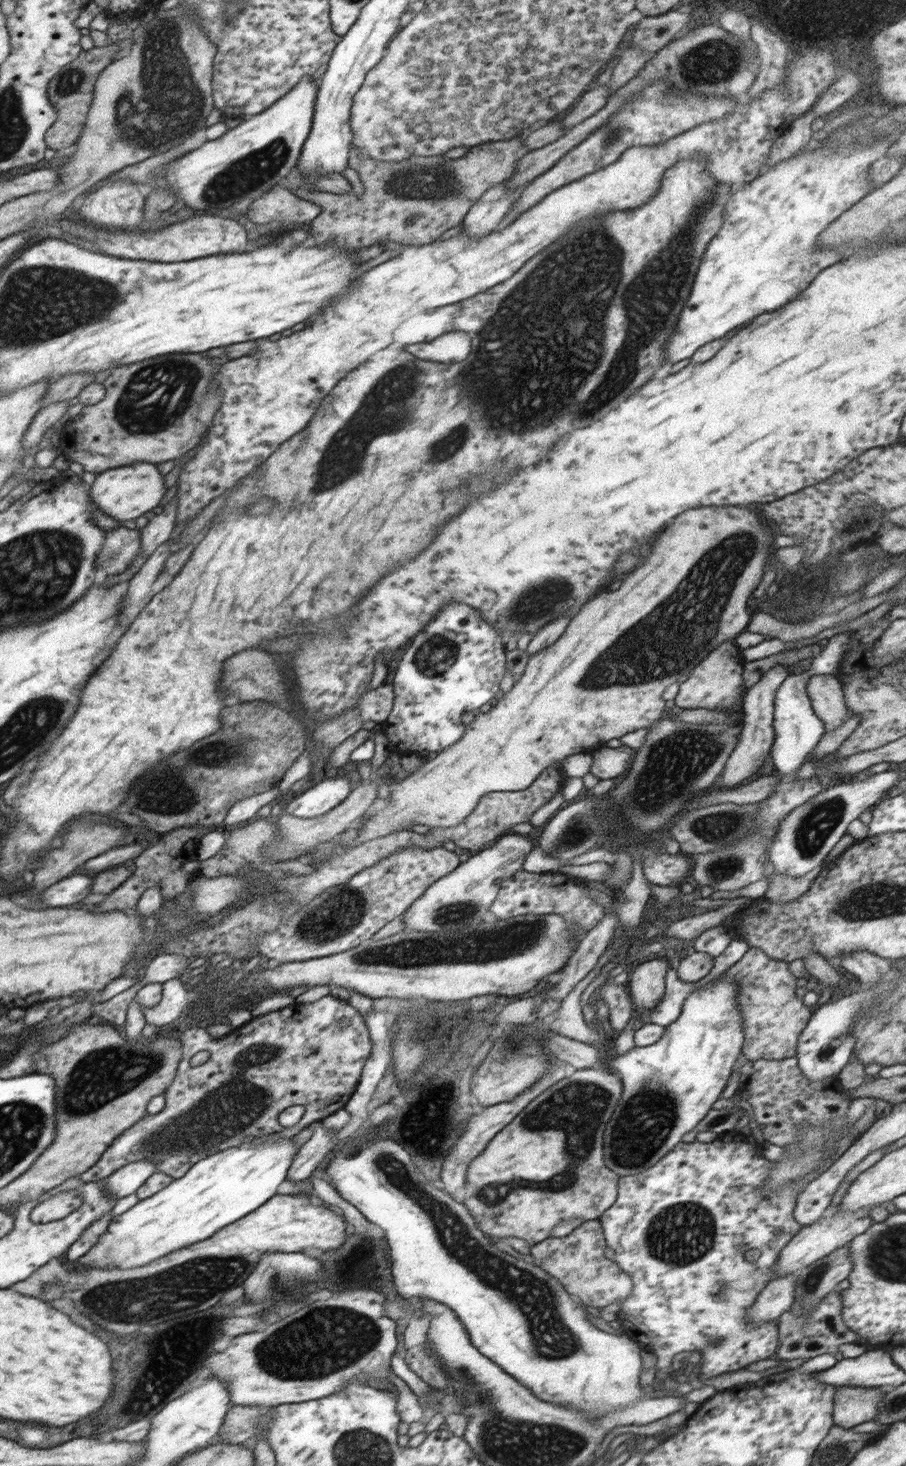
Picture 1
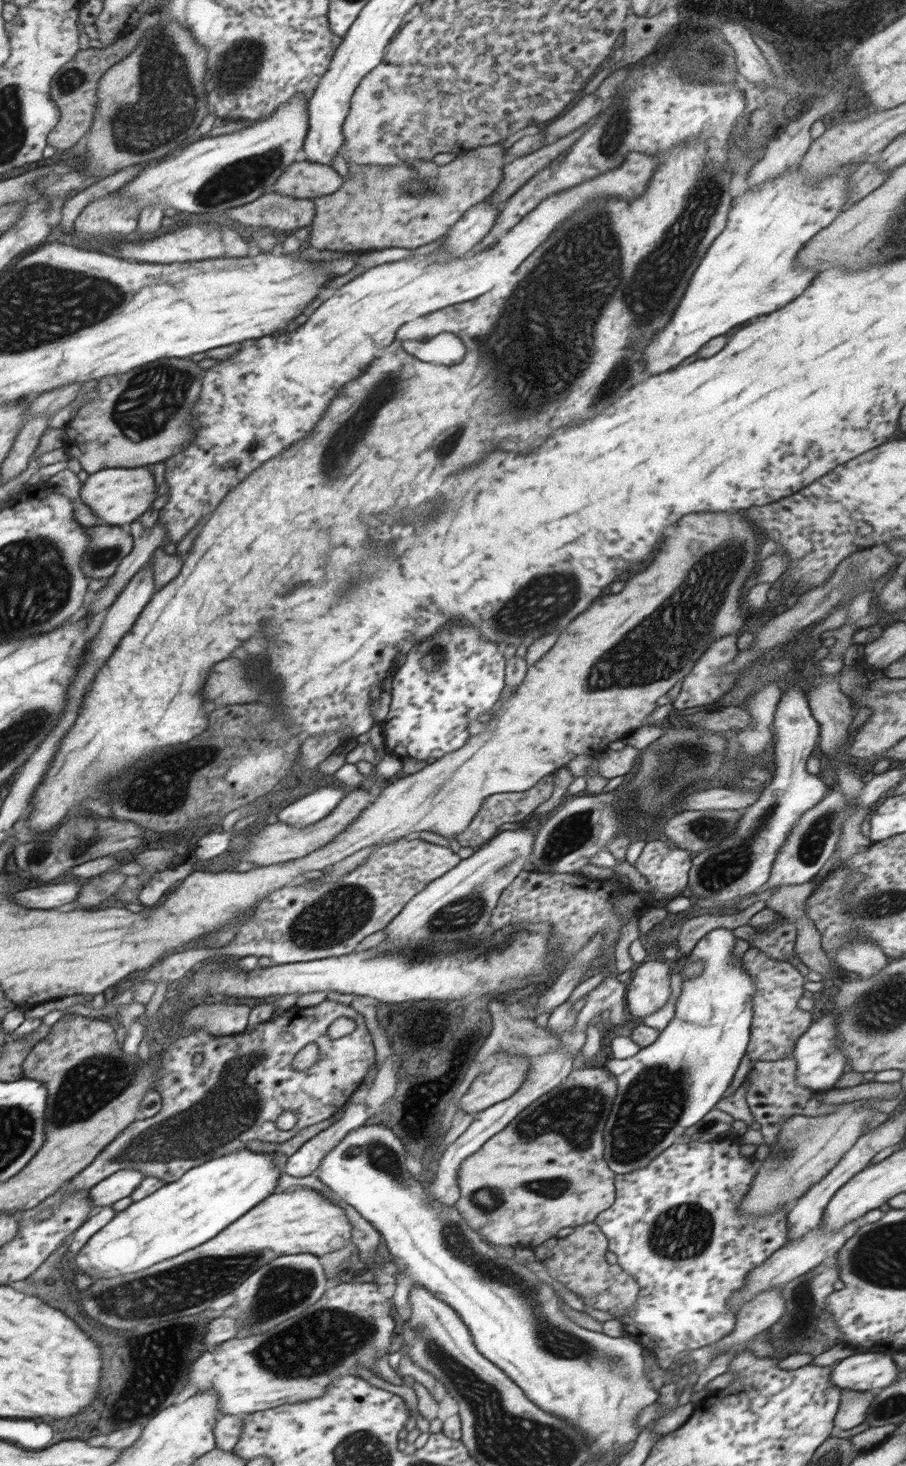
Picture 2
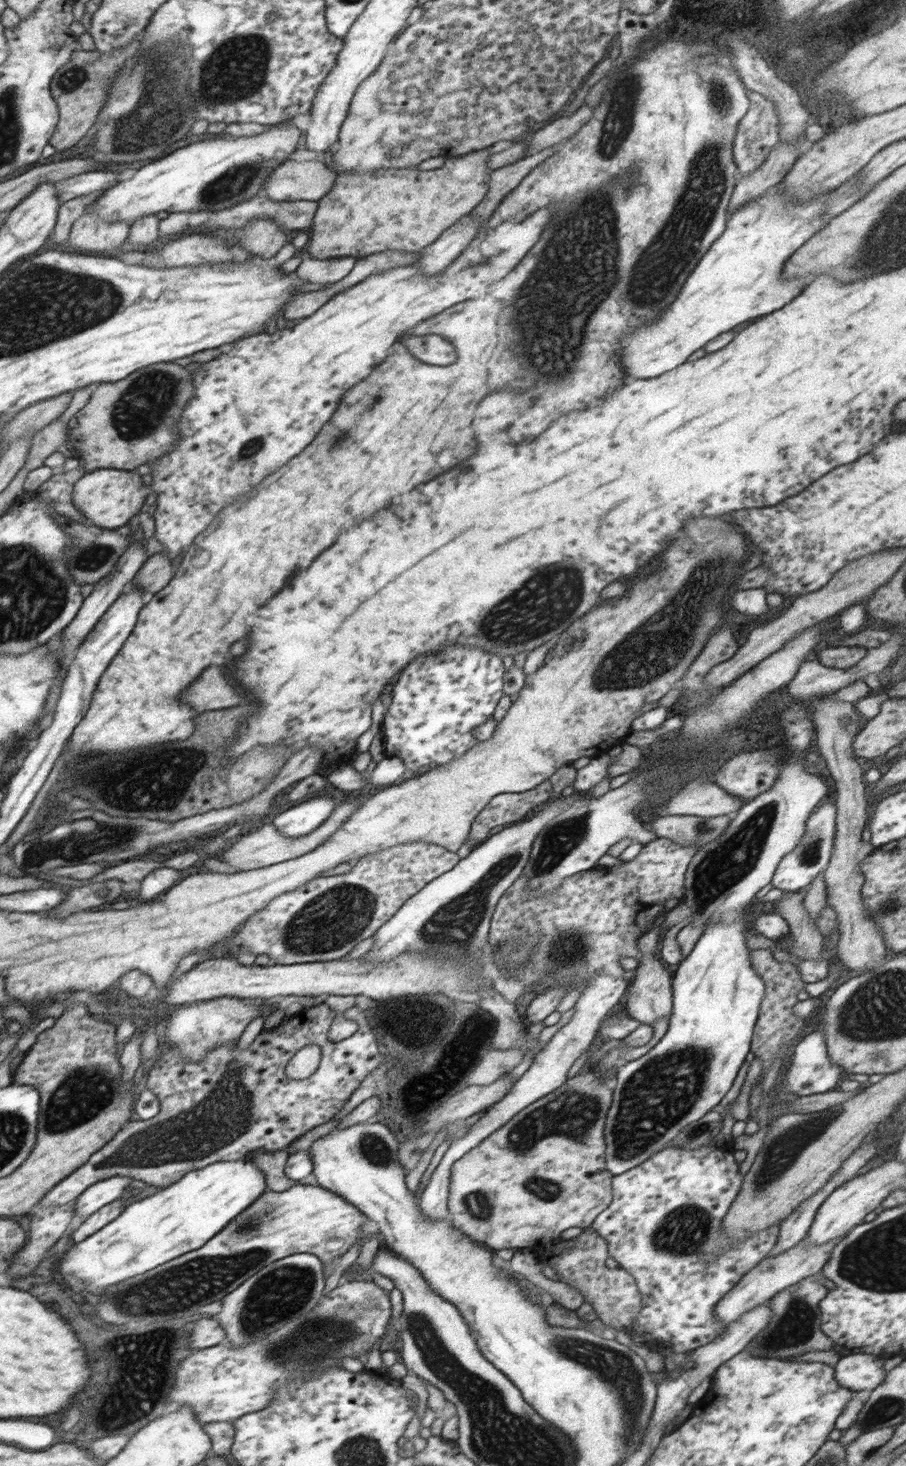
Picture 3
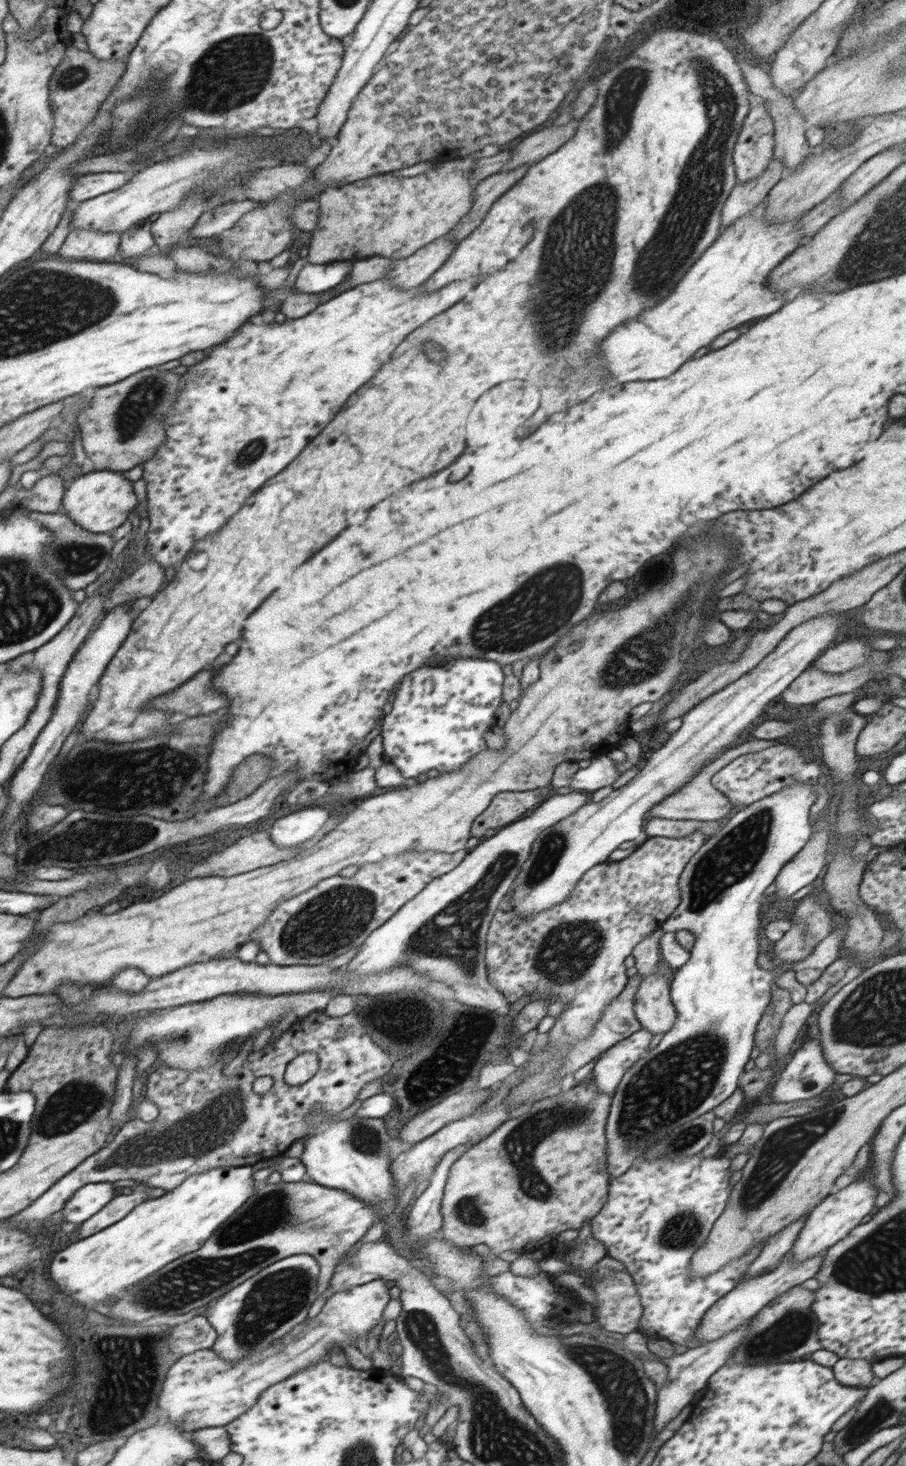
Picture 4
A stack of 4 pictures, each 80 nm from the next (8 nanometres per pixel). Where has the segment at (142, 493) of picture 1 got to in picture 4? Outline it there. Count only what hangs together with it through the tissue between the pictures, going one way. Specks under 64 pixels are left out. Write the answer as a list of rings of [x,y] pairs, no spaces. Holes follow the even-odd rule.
[[[99,469],[83,474],[68,486],[62,500],[64,513],[74,525],[94,534],[112,533],[128,519],[137,506],[133,482],[125,479],[122,472]]]

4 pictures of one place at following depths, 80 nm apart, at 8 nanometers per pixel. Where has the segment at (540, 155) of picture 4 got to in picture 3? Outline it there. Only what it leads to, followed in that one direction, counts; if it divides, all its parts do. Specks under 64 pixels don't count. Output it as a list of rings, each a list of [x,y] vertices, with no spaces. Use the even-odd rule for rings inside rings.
[[[583,104],[572,115],[553,120],[550,124],[534,132],[534,136],[528,142],[526,156],[566,142],[592,118],[594,109],[594,106]]]

